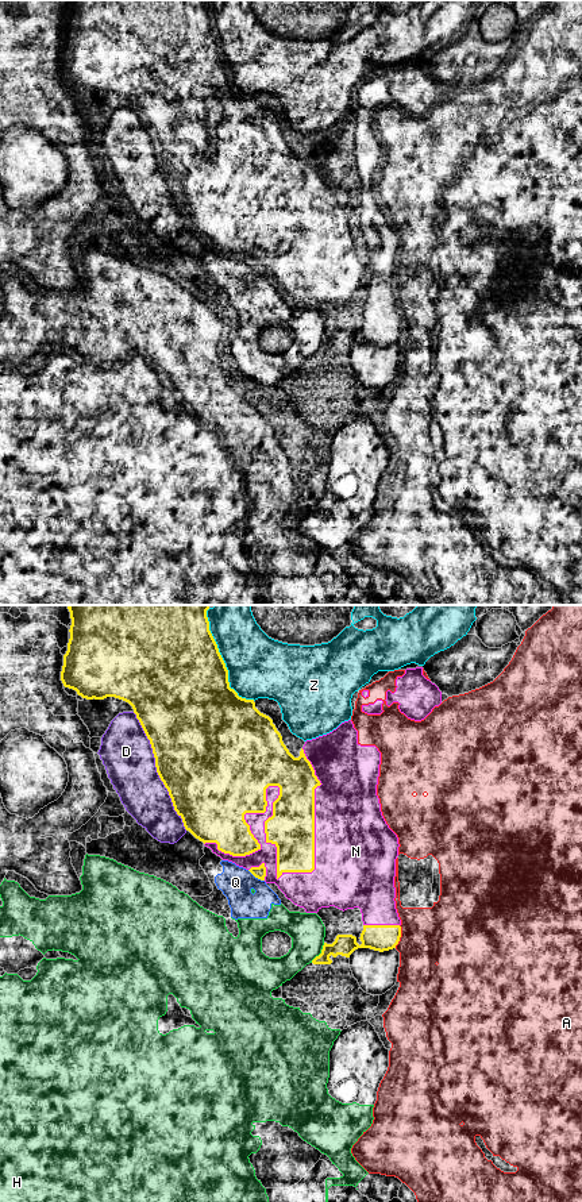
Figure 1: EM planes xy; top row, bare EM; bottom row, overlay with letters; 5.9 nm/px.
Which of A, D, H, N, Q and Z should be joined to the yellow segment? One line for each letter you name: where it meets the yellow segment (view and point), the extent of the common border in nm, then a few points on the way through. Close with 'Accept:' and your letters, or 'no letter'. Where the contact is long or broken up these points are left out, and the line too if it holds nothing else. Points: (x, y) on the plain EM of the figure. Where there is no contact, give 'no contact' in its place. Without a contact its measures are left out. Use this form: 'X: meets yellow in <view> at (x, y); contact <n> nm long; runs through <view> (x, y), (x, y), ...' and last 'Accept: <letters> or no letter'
Accept: no letter

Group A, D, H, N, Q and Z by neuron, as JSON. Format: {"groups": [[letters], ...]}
{"groups": [["A"], ["D", "Q"], ["H"], ["N"], ["Z"]]}

